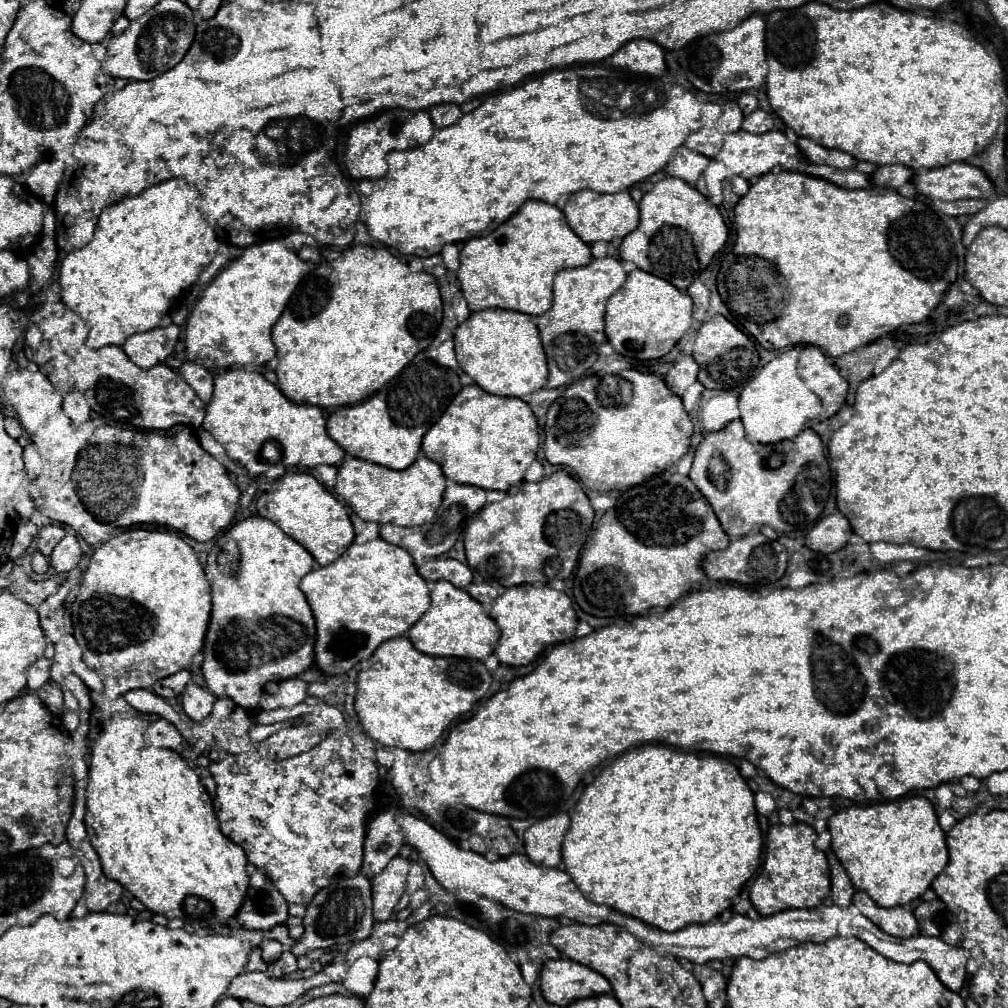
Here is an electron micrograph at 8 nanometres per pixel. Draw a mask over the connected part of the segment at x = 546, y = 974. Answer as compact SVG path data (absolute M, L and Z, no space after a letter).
M568 958L548 960L540 982L544 998L560 1006L572 1004L574 1000L584 1000L586 996L613 996L612 987L602 974Z

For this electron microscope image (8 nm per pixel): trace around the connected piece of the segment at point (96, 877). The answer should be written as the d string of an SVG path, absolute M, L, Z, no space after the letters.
M88 840L76 844L76 854L88 878L88 884L84 888L84 900L88 910L106 910L112 902L120 898L122 884L104 874L100 858Z

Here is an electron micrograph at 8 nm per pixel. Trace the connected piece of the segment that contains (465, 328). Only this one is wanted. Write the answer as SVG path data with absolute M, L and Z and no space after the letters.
M488 308L472 312L456 330L458 366L486 392L498 396L526 396L546 386L548 362L540 332L530 314Z

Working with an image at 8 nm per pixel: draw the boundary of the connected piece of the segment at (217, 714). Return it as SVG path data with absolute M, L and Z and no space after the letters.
M218 698L218 700L214 702L212 718L214 718L214 720L226 720L232 712L234 712L234 702L232 702L230 698Z

